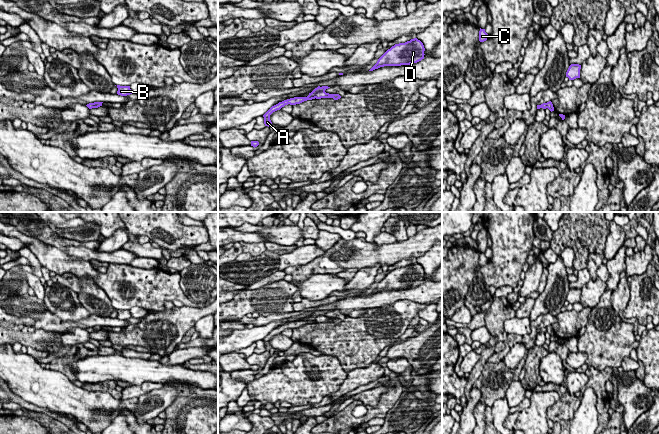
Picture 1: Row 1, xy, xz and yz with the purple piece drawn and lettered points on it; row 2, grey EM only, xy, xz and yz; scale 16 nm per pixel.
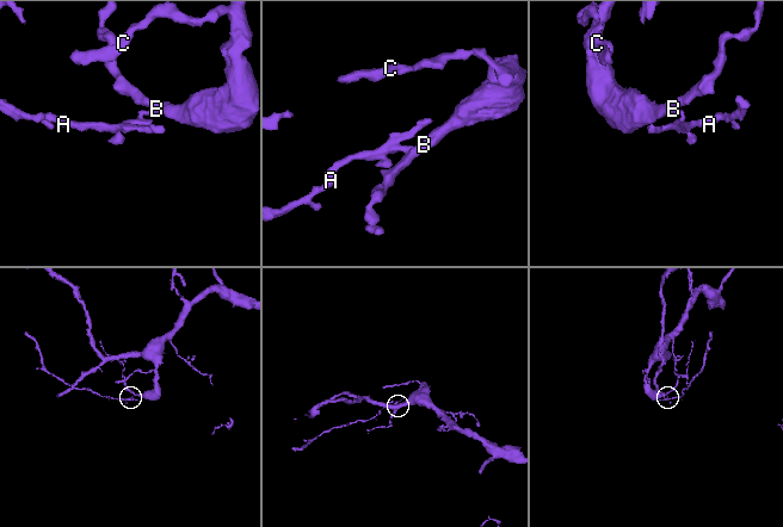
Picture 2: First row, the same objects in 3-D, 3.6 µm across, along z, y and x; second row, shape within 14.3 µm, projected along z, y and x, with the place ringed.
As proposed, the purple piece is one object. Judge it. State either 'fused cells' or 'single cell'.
fused cells

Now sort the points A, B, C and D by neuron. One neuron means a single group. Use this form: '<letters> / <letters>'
A / B C D

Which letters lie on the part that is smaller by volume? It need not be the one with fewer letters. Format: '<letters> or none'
A

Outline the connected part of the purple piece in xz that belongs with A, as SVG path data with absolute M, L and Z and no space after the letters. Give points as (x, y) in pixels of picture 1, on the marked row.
M318 86L317 88L315 88L311 93L309 93L309 95L307 97L294 97L294 98L290 98L290 99L287 99L287 100L284 100L282 102L279 102L278 104L272 106L264 115L264 124L265 126L270 126L272 124L271 120L270 120L270 115L277 111L277 110L280 110L282 107L284 107L285 105L296 105L296 104L300 104L304 101L307 101L307 100L312 100L312 99L315 99L315 95L317 92L320 92L320 91L325 91L326 89L328 89L330 87L328 86Z

